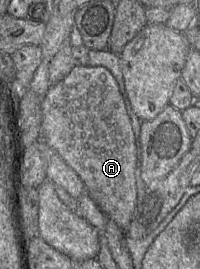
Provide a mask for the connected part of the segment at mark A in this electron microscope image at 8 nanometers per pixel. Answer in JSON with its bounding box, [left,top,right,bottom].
[40,65,136,230]

